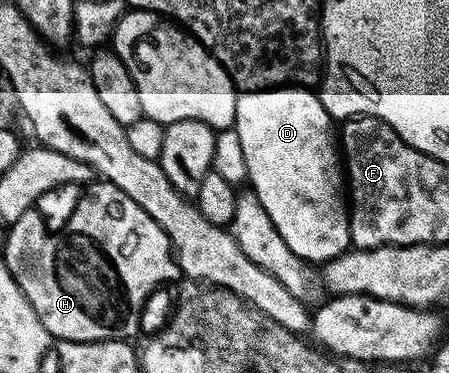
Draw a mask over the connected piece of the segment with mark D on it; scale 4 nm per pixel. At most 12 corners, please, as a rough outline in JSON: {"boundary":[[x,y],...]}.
{"boundary":[[316,90],[242,91],[247,183],[306,264],[350,250]]}

